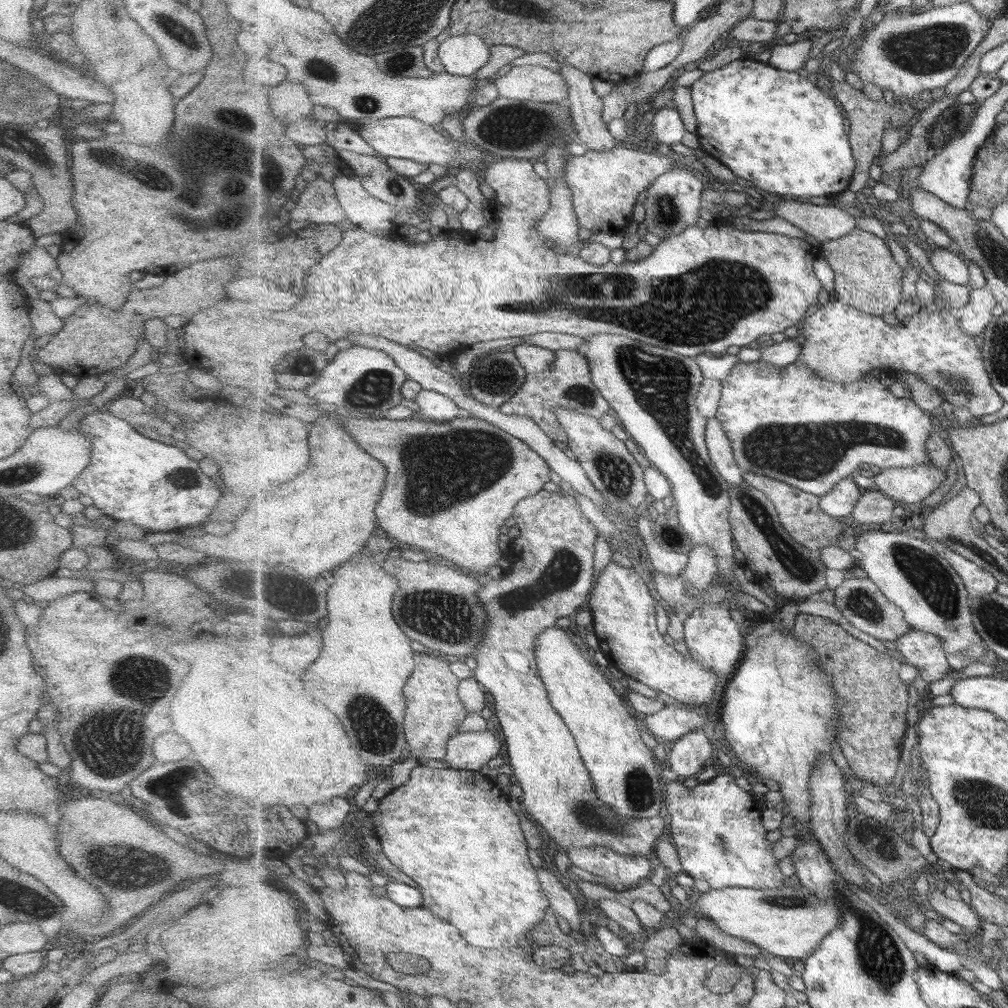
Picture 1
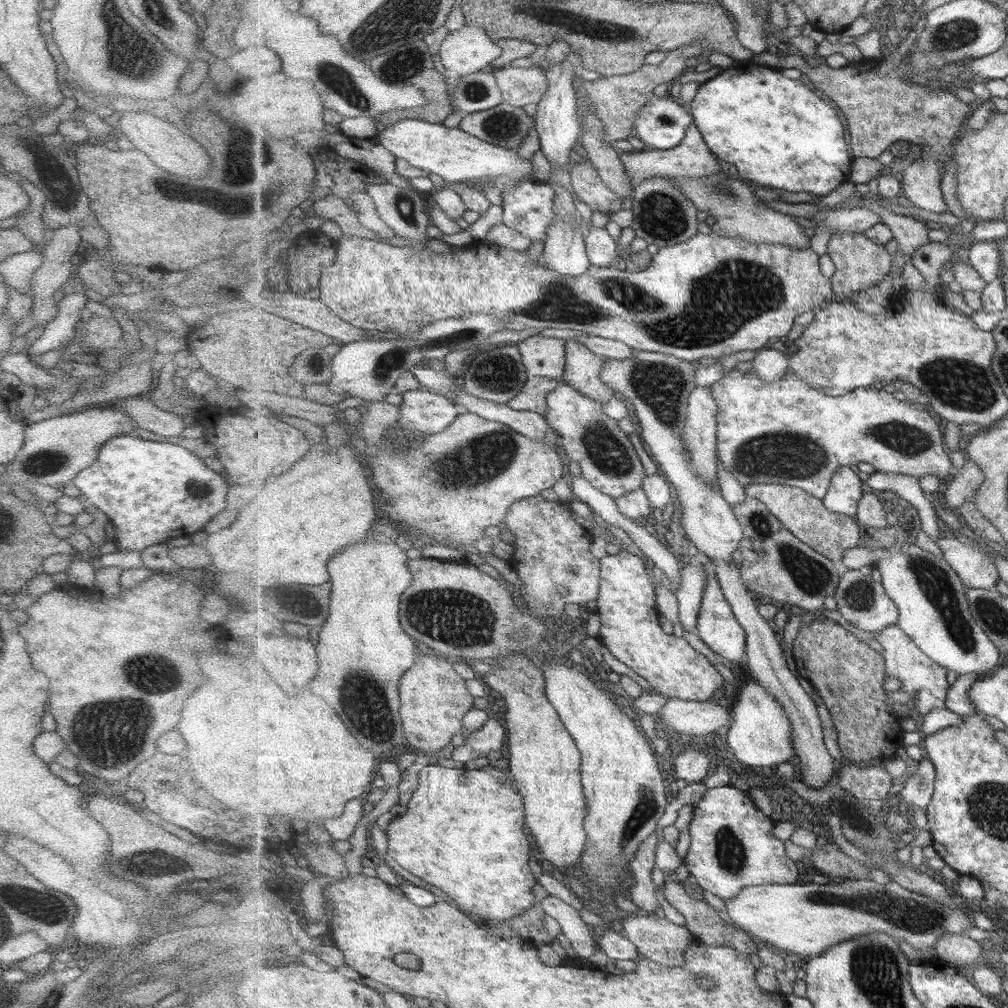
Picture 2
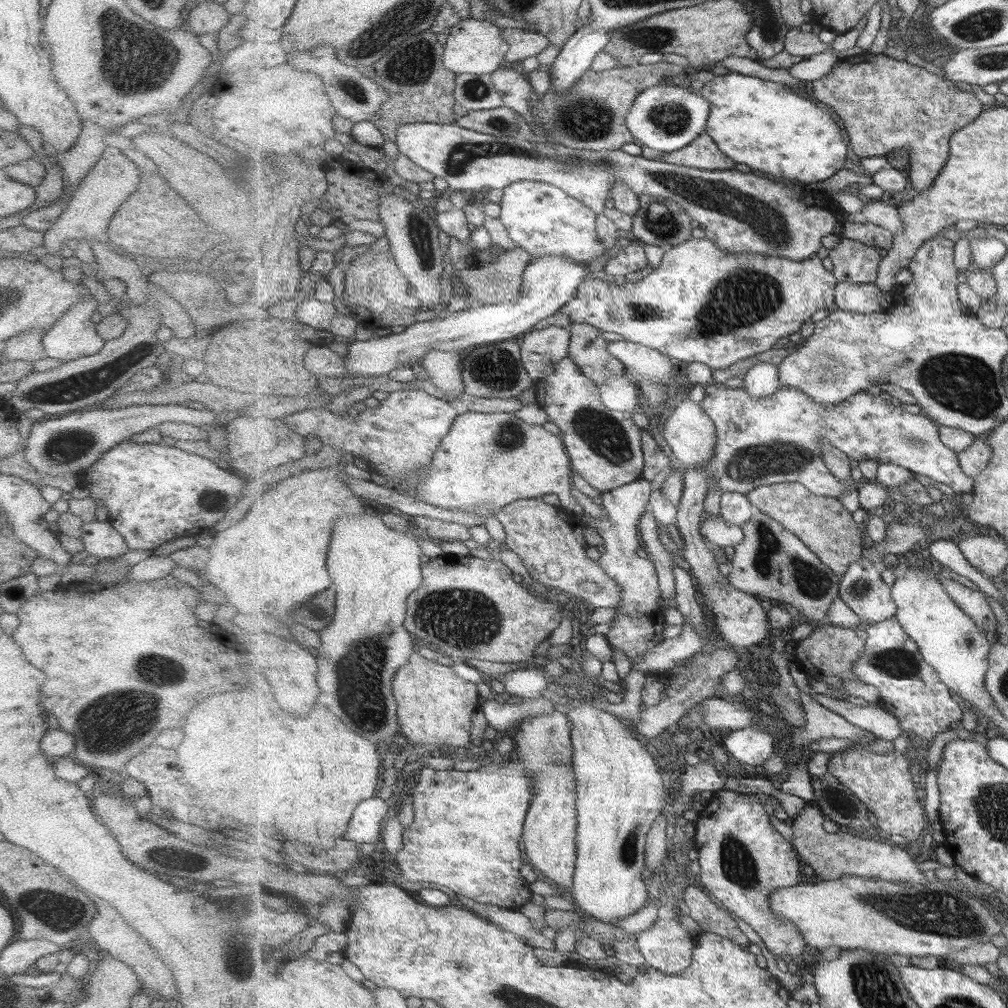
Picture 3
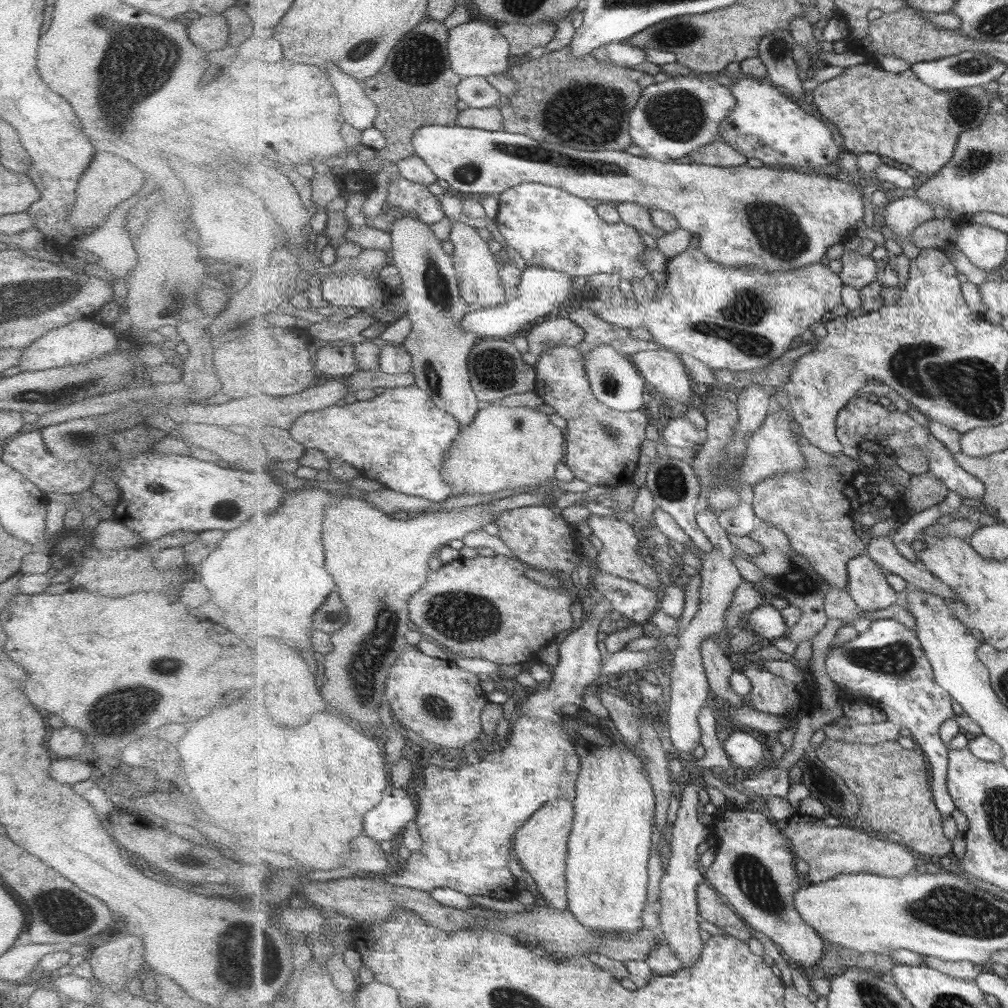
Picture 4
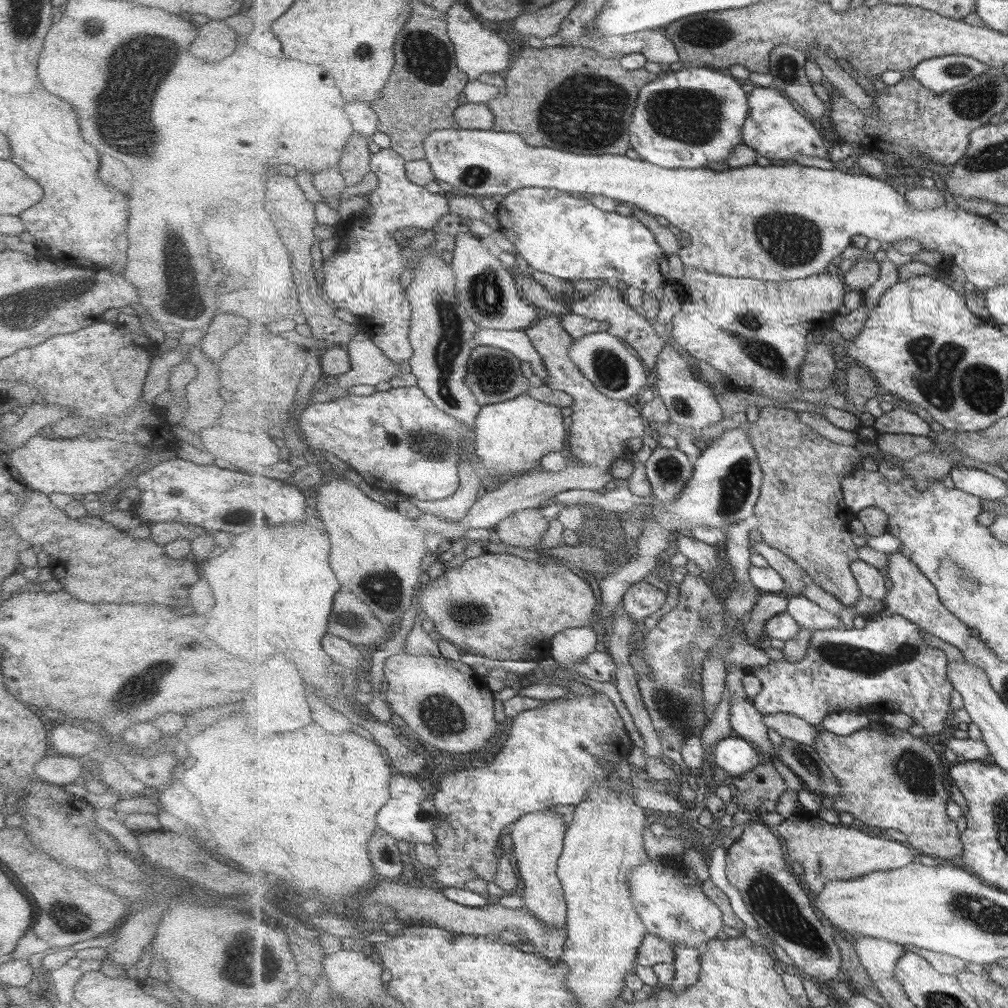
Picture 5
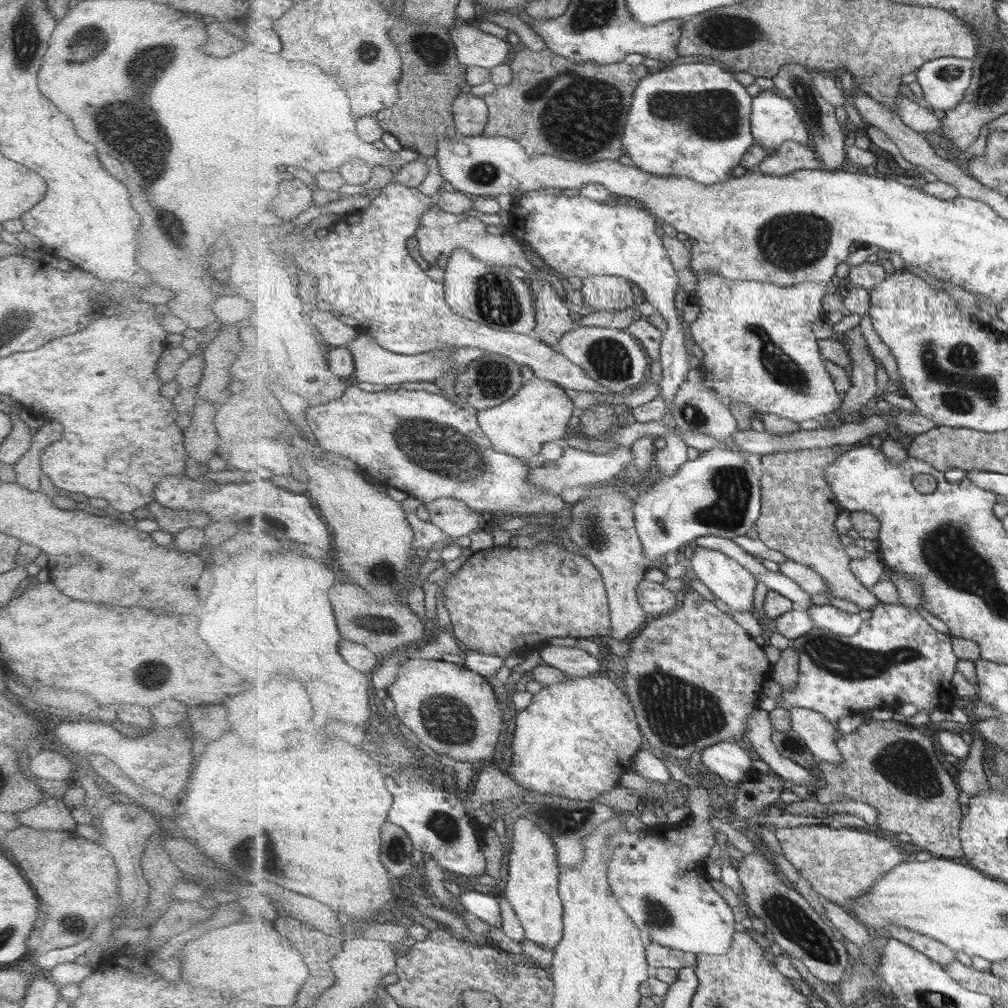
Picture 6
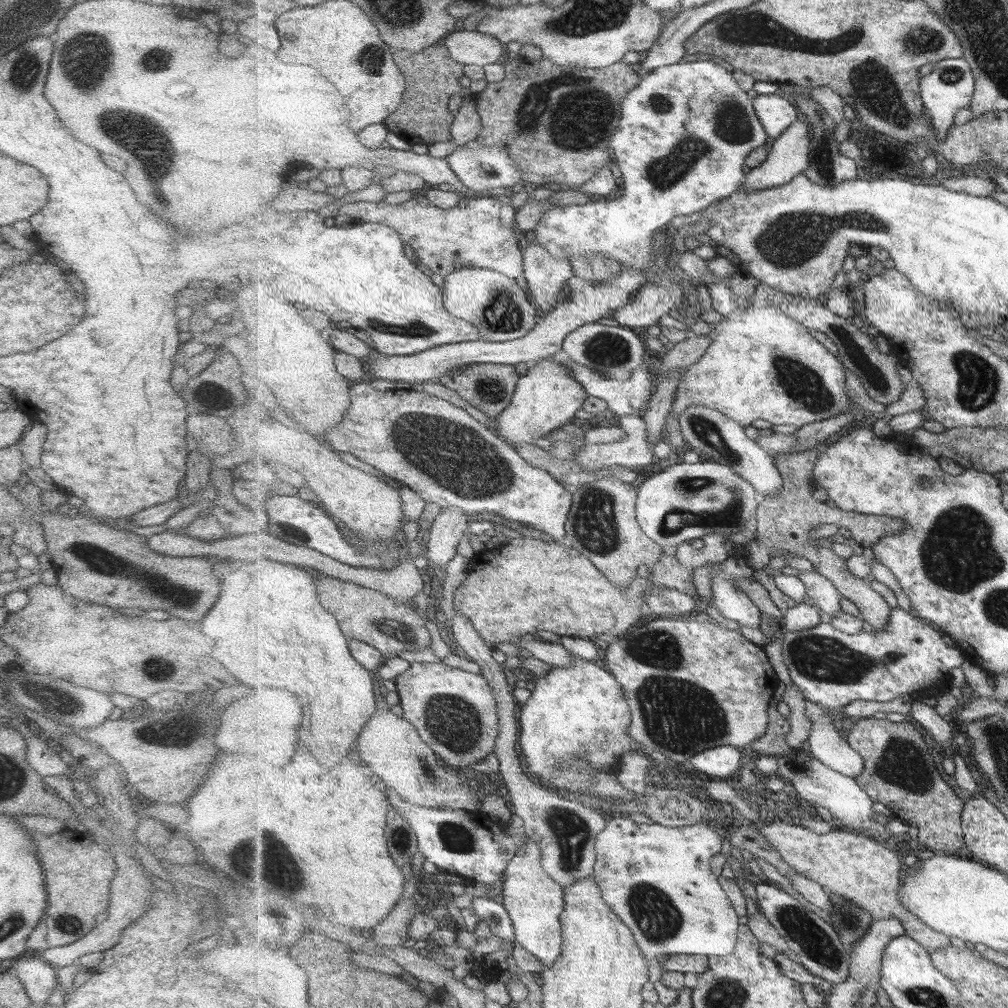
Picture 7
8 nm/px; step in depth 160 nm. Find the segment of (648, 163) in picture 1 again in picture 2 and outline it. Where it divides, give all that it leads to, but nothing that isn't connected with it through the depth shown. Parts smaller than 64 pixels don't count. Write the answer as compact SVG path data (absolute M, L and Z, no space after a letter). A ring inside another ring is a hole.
M691 125L686 133L683 143L672 150L647 149L645 151L633 151L621 153L621 161L631 177L632 186L635 187L639 182L645 182L656 177L705 177L721 172L719 168L719 157L709 149L705 138L700 129ZM591 161L574 164L570 172L572 189L592 211L609 215L623 208L623 198L599 176L599 171Z

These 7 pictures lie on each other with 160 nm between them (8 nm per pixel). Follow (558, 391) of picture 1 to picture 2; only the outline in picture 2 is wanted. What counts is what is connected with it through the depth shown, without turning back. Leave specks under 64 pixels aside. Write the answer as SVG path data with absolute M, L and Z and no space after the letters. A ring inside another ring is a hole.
M578 340L566 343L566 371L563 381L575 390L603 405L616 397L616 394L602 381L602 368L605 358L596 355L589 347ZM529 376L523 390L507 406L517 411L538 412L543 416L548 413L548 394L557 390L560 381L554 378Z

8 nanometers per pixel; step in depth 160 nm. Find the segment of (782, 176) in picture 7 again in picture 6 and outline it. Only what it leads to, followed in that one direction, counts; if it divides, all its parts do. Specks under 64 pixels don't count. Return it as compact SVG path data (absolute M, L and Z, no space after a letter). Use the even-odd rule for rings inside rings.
M793 140L787 141L785 145L781 145L779 149L773 154L765 158L764 163L762 163L757 170L763 172L764 174L771 174L771 176L789 176L793 172L799 170L822 170L823 162L817 158L817 153L813 148L805 147Z

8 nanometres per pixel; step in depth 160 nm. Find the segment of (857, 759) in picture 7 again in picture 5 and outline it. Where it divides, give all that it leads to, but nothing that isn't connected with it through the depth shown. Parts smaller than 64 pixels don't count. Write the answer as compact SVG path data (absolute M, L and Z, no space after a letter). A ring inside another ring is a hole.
M777 713L764 715L764 723L775 730L783 740L793 740L802 744L811 745L815 737L819 734L813 724L805 722L796 714Z

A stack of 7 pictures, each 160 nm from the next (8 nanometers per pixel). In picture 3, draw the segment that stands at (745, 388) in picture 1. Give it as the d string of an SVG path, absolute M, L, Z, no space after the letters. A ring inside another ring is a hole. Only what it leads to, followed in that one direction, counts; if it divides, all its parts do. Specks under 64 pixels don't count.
M711 382L706 386L706 397L703 400L703 408L717 426L718 443L716 455L712 462L708 462L702 468L684 468L684 491L678 506L676 524L686 542L683 555L691 566L691 571L700 583L703 607L710 618L710 625L721 640L729 643L731 648L757 647L757 644L775 633L769 623L769 612L757 602L753 595L735 588L728 577L721 574L719 562L715 560L715 553L711 550L704 535L701 534L702 518L706 512L706 498L711 483L721 487L723 492L742 492L747 494L756 488L779 483L801 483L813 494L825 497L837 497L848 491L848 488L828 469L824 459L824 446L822 442L828 442L831 446L842 450L852 460L875 460L881 464L898 464L908 468L911 472L927 476L937 482L951 487L956 494L961 492L973 492L975 479L963 472L958 453L941 442L939 436L939 424L924 412L911 414L903 408L894 406L889 400L873 396L866 391L850 396L842 403L827 408L819 404L809 393L803 392L794 386L781 385L779 390L765 398L754 397L747 392L743 385L730 388L725 383Z

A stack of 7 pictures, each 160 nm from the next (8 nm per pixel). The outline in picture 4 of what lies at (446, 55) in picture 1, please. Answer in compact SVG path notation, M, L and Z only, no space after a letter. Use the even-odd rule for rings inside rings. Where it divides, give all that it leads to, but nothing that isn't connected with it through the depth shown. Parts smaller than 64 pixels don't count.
M467 21L461 23L450 30L450 59L452 60L452 69L463 78L480 76L488 77L509 72L511 62L511 43L500 33L498 27L493 24L482 21Z

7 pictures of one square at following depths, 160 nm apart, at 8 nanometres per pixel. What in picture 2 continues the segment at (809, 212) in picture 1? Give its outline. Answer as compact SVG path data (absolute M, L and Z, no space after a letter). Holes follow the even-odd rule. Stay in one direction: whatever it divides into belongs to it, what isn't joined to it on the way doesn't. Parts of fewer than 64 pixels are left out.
M856 207L818 212L813 222L816 222L816 227L813 228L814 235L811 238L813 250L817 251L819 256L823 256L828 254L830 240L835 233L863 233L882 221L881 215L864 207Z

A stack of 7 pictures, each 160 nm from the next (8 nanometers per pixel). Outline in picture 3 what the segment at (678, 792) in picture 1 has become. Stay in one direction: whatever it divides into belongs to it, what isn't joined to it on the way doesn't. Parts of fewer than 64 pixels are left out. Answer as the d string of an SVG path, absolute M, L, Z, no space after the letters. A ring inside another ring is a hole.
M725 788L714 792L712 800L708 804L700 806L699 817L695 821L696 836L693 844L698 851L697 860L700 865L700 875L697 880L716 902L747 922L773 955L777 958L788 958L792 955L803 954L803 950L808 944L792 922L786 918L780 918L772 912L769 900L771 900L770 894L777 888L799 885L799 872L802 872L804 861L791 841L785 840L775 830L769 821L762 801L761 795L749 796Z

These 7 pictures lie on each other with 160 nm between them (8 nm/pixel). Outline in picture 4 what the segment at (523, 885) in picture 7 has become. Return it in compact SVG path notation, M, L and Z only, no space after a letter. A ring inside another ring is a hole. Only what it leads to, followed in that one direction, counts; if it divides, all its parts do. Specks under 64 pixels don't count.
M557 799L549 801L540 808L531 819L517 831L514 851L521 866L531 874L537 887L537 895L545 898L548 906L568 909L568 854L569 839L576 822L574 801Z

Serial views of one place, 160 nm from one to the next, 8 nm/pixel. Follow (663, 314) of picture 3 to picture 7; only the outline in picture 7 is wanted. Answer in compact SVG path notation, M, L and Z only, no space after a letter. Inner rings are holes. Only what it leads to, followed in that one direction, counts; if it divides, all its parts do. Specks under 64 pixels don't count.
M759 281L751 307L742 309L739 308L737 296L727 284L712 282L707 288L712 298L712 308L724 316L724 320L715 323L708 334L712 341L705 356L682 374L677 401L673 404L677 422L680 422L682 412L691 405L707 405L723 412L743 427L751 426L760 418L771 425L789 425L797 430L841 413L859 410L859 406L847 396L845 366L841 359L833 356L819 340L815 340L809 327L789 316L779 306L779 302L788 294Z

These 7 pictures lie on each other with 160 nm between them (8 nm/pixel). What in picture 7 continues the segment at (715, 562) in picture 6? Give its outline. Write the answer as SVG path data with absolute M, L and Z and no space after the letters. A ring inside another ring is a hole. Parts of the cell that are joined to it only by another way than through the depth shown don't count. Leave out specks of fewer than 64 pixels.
M728 556L722 563L710 564L712 571L713 605L722 618L735 621L740 626L761 630L762 613L753 600L737 586L737 578L754 576L754 568L747 560Z

